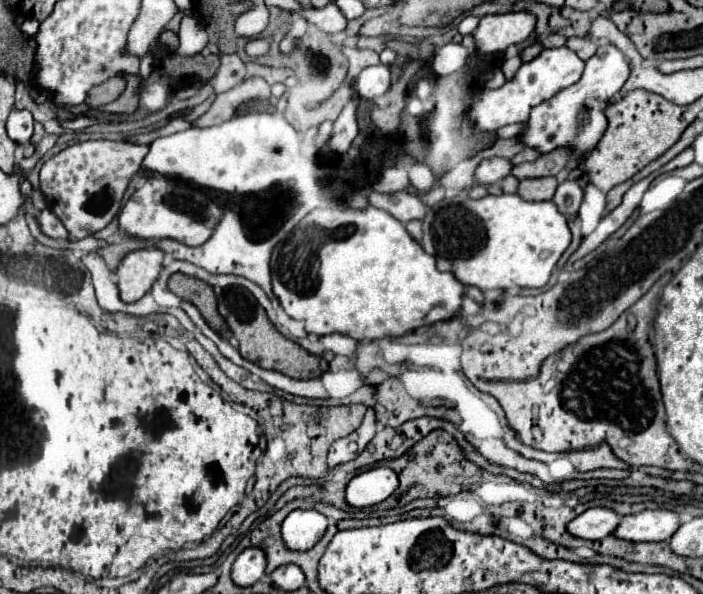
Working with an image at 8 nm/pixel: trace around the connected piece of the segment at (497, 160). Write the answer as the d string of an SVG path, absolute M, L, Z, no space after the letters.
M493 157L493 159L485 159L481 161L481 165L475 171L475 181L481 185L489 185L489 183L497 183L501 179L505 179L513 169L513 163L509 159L503 157Z

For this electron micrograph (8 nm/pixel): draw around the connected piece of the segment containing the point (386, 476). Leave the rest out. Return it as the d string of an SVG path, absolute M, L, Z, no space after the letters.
M373 467L355 475L347 485L347 501L353 507L369 507L385 501L399 487L399 477L389 467Z

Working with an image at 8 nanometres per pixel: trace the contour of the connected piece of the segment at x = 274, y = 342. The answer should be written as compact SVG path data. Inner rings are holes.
M227 287L227 289L223 289L223 293L219 295L219 313L227 321L233 335L237 337L239 351L247 361L253 361L263 369L279 371L279 373L283 373L287 377L293 377L293 379L321 377L321 375L315 375L315 373L323 367L321 361L325 361L325 359L305 351L295 341L283 337L273 327L273 323L269 321L265 309L255 301L255 297L253 297L253 293L249 289L245 289L245 287Z

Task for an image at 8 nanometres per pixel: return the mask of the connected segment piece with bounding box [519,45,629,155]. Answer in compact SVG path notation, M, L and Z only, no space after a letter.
M613 45L599 47L597 53L585 63L583 77L575 85L559 91L553 99L541 103L533 111L529 119L529 131L521 135L519 141L523 141L527 147L539 149L541 153L549 153L557 147L577 149L579 155L589 153L607 129L603 109L607 101L623 87L627 77L629 77L627 59L621 55L621 51Z

